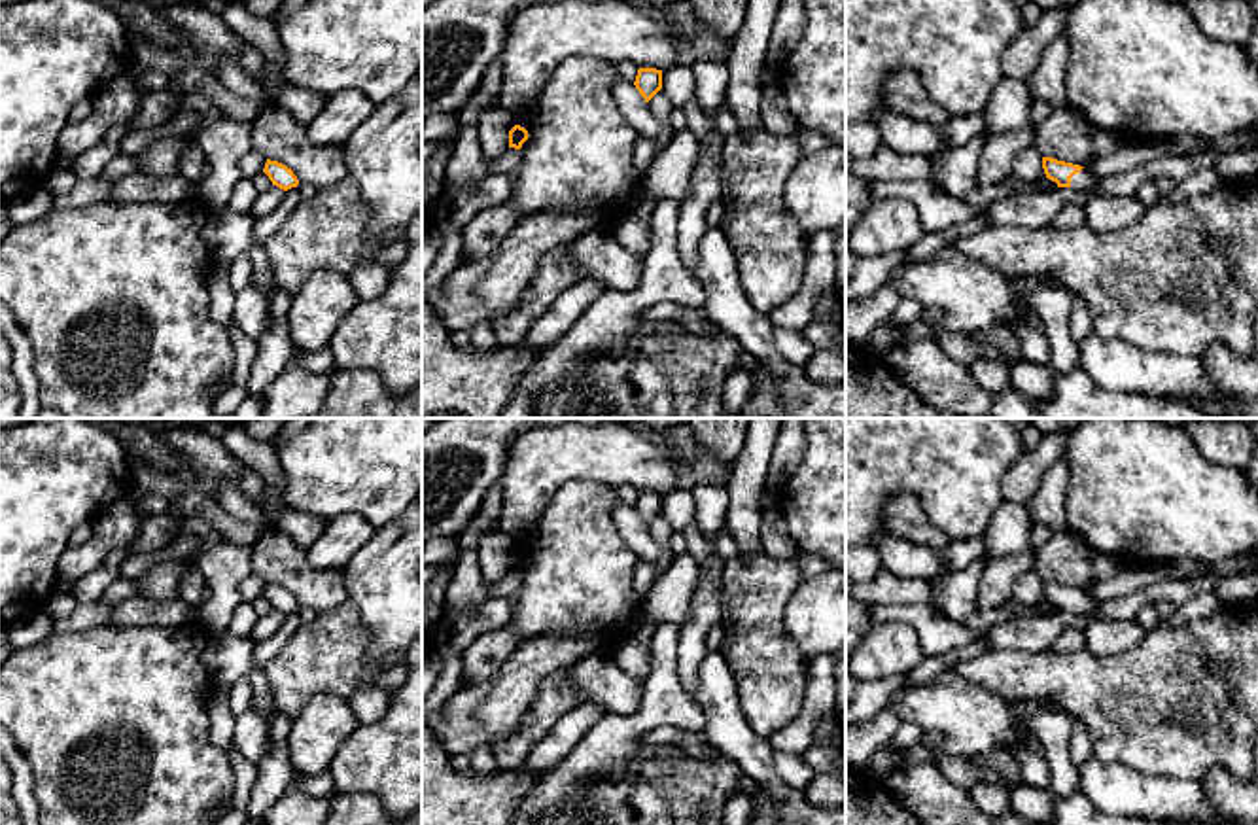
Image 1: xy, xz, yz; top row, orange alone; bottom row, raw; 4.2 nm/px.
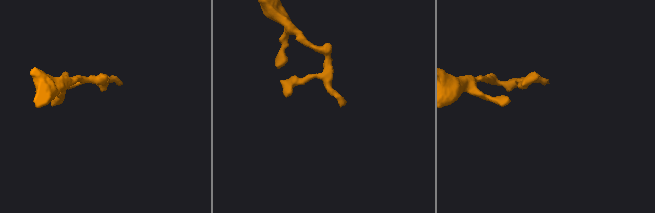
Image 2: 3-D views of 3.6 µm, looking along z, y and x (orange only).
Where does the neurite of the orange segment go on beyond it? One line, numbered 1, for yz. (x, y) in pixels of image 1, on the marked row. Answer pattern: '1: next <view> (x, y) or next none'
1: next yz (1083, 180)

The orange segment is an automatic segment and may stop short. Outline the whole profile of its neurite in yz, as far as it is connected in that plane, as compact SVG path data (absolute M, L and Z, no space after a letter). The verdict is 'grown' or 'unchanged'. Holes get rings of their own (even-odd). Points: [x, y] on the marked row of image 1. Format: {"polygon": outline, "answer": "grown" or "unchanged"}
{"polygon": "M1042 157L1042 168L1048 180L1056 182L1057 187L1073 187L1076 191L1093 191L1099 184L1097 178L1090 176L1080 165Z", "answer": "grown"}

